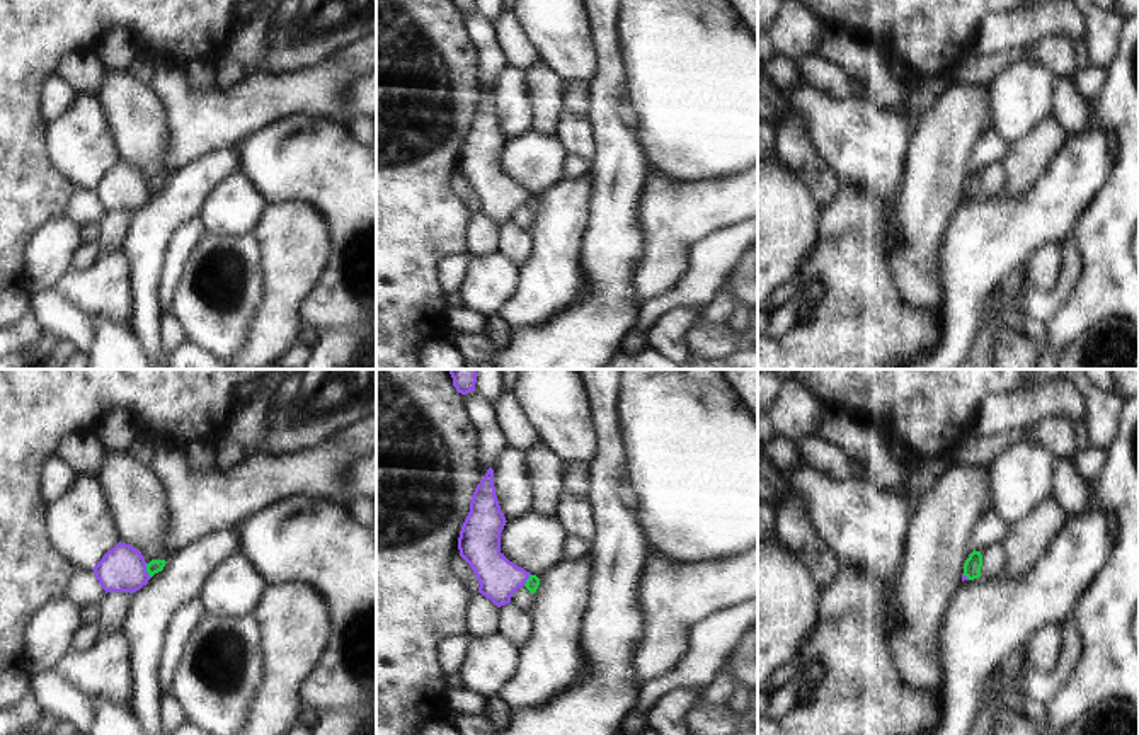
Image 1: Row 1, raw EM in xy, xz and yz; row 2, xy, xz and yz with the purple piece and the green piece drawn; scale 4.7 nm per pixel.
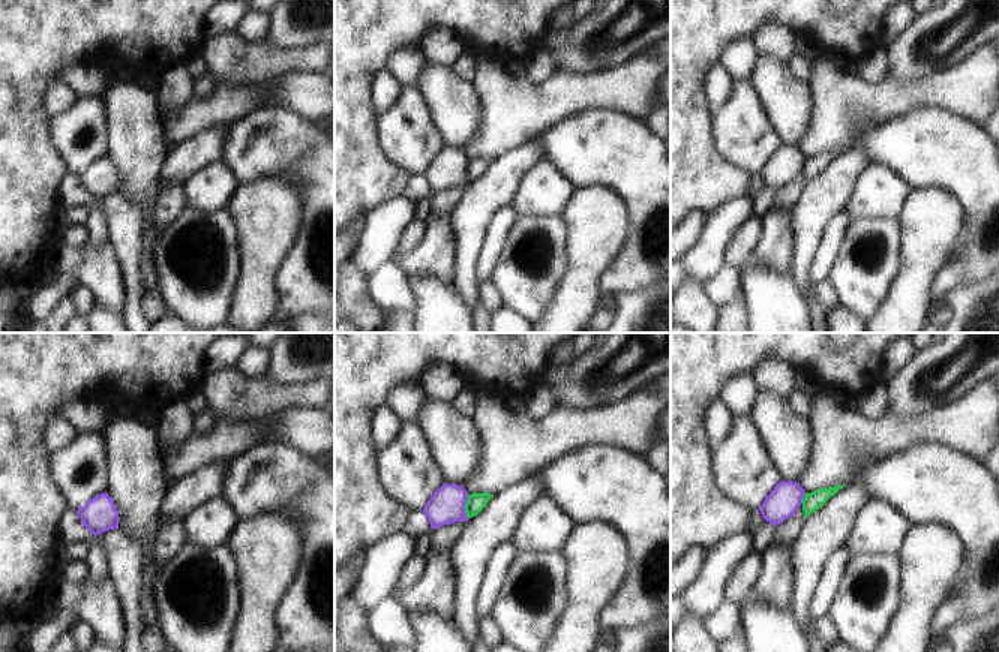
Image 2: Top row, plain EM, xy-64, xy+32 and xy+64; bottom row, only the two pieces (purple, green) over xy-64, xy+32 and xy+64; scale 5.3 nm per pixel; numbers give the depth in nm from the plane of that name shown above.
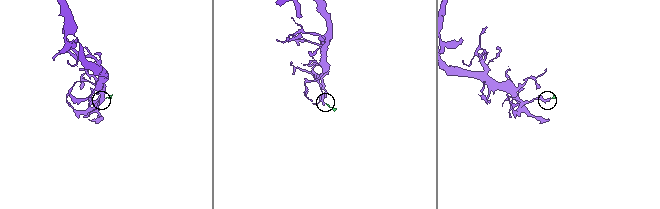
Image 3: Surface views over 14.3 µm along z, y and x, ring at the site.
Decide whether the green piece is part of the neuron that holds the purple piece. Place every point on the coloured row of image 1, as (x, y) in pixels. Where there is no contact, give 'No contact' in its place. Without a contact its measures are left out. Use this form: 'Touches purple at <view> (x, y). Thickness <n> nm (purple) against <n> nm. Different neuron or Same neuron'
Touches purple at xy (145, 570). Thickness 220 nm (purple) against 70 nm. Different neuron.

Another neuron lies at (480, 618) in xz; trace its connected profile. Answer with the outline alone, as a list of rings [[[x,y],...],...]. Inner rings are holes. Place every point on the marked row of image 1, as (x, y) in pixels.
[[[473,594],[463,614],[463,628],[468,636],[485,638],[497,633],[497,606],[482,595]]]

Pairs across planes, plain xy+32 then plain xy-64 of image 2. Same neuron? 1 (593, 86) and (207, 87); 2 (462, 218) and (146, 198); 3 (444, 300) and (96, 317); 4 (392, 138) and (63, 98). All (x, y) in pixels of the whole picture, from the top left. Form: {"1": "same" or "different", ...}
{"1": "different", "2": "different", "3": "same", "4": "different"}

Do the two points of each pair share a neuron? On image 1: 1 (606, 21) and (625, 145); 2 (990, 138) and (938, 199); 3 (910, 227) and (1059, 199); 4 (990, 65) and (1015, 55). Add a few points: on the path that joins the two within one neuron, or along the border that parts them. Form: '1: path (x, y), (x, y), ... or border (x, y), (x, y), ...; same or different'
1: path (608, 51), (608, 114); same
2: border (990, 126), (983, 131), (973, 150), (973, 167); different
3: border (961, 199), (937, 257); different
4: path (996, 63), (1008, 58); same

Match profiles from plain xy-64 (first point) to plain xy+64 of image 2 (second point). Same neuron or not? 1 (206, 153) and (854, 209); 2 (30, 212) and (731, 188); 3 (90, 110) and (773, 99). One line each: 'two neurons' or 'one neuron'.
1: two neurons
2: one neuron
3: two neurons

